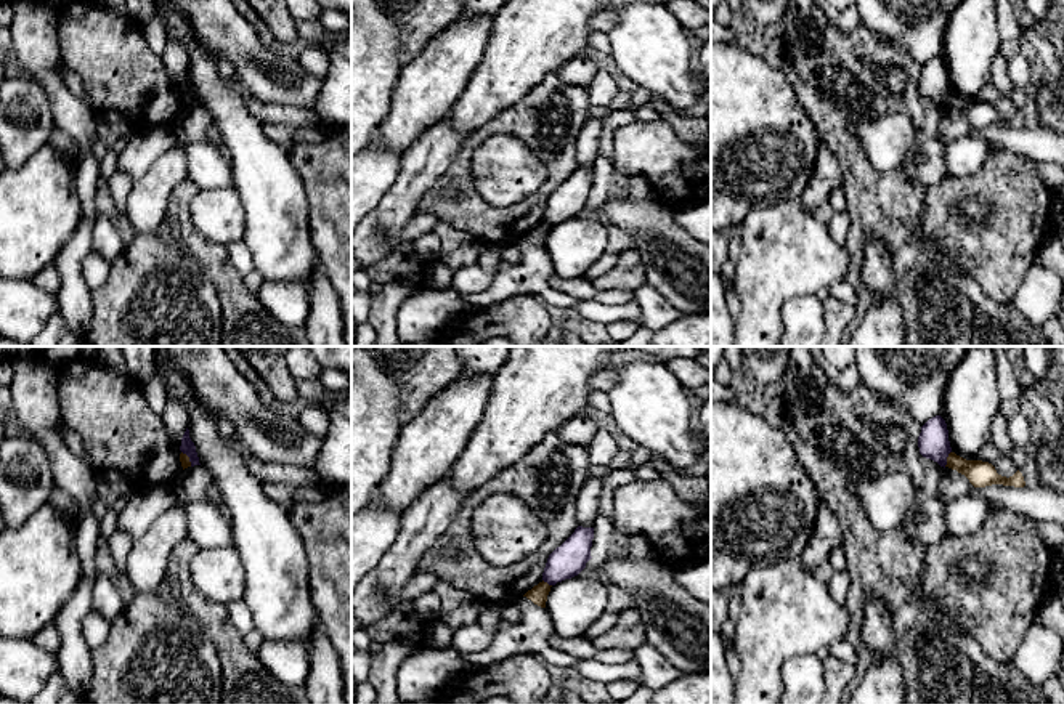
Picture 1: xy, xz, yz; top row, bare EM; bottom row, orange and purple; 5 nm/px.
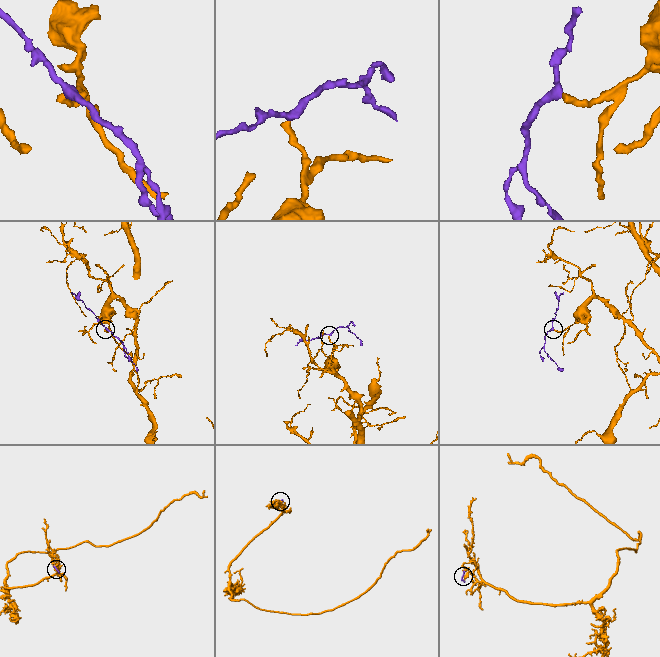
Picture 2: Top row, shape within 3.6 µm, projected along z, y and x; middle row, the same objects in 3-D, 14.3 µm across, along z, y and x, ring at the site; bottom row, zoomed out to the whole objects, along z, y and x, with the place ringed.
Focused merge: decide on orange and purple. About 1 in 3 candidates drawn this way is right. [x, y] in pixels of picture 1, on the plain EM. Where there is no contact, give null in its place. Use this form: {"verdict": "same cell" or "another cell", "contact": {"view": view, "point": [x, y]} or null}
{"verdict": "another cell", "contact": {"view": "yz", "point": [947, 100]}}

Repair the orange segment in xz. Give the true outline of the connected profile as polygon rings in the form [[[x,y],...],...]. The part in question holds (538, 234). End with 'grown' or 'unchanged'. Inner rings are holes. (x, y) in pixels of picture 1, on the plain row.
[[[539,223],[531,231],[528,231],[523,237],[531,241],[534,245],[546,249],[547,236],[550,233],[550,228],[547,223]]] | unchanged

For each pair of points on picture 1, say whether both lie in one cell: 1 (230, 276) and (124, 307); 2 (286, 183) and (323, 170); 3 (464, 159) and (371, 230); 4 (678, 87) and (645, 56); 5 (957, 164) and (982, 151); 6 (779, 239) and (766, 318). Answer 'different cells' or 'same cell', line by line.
1: different cells
2: different cells
3: different cells
4: same cell
5: same cell
6: same cell

